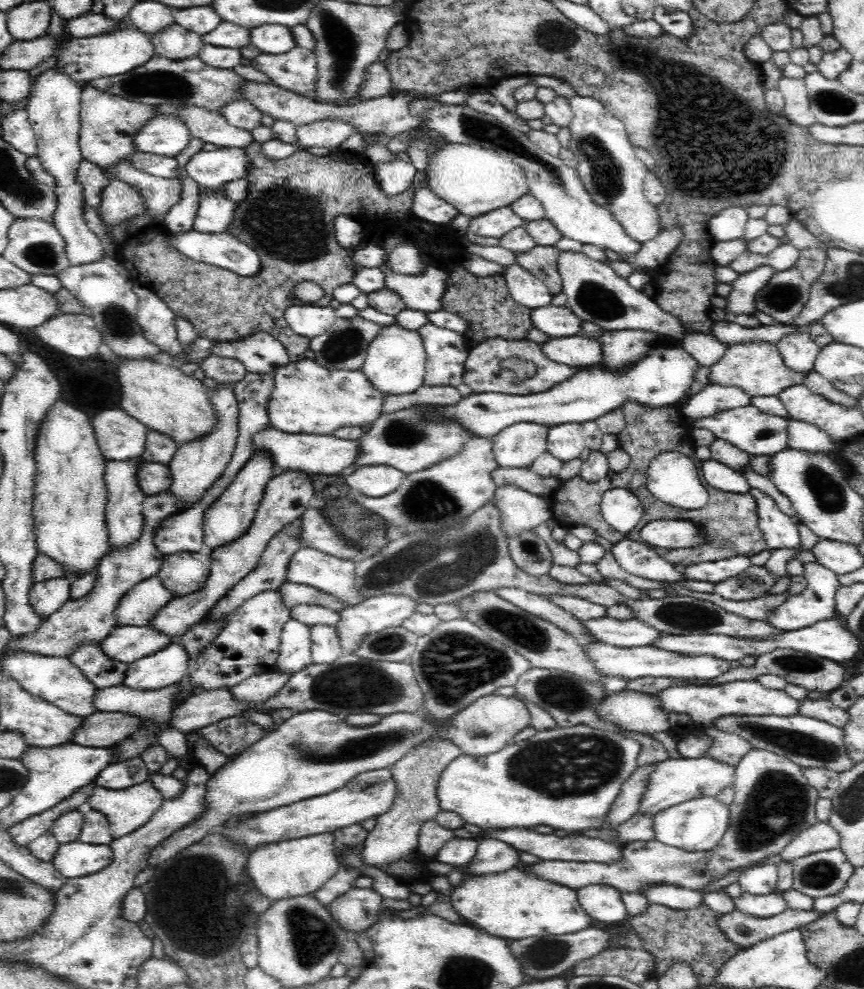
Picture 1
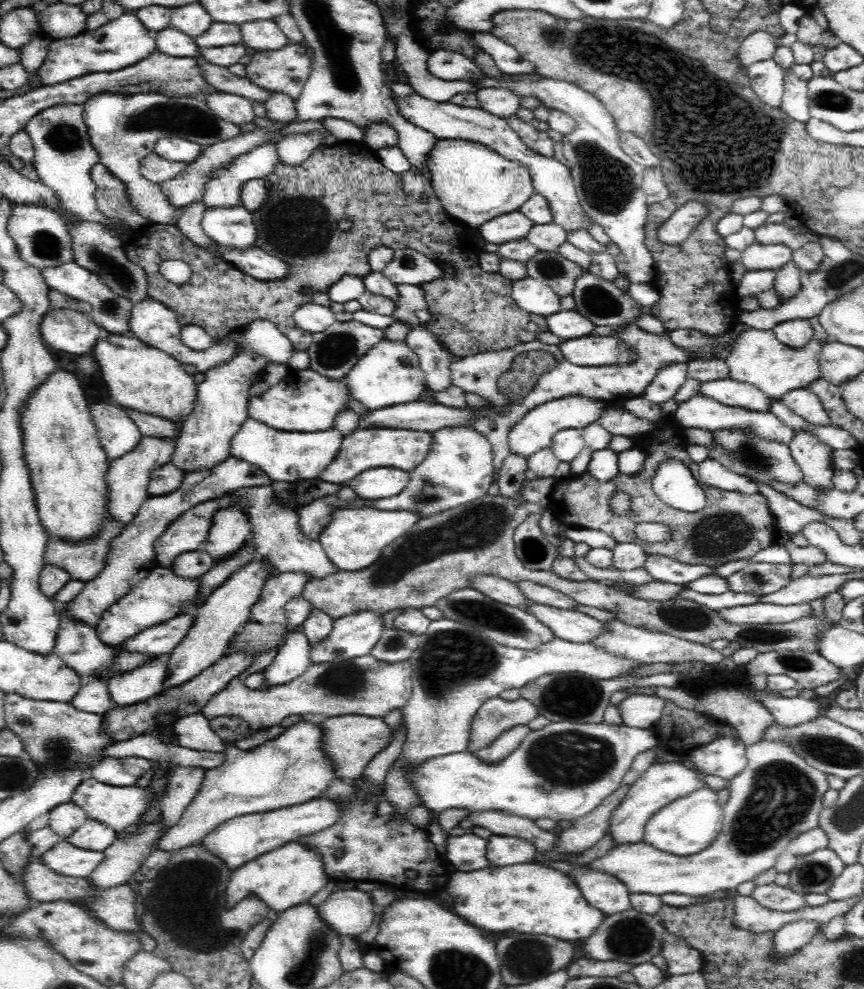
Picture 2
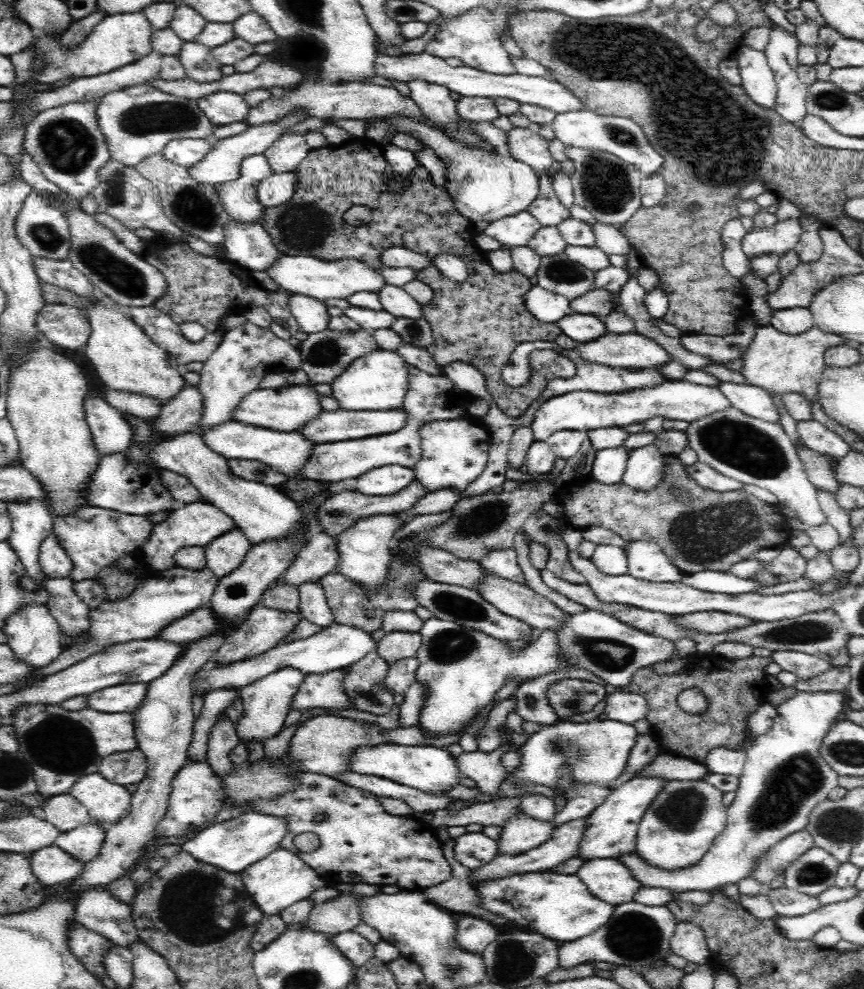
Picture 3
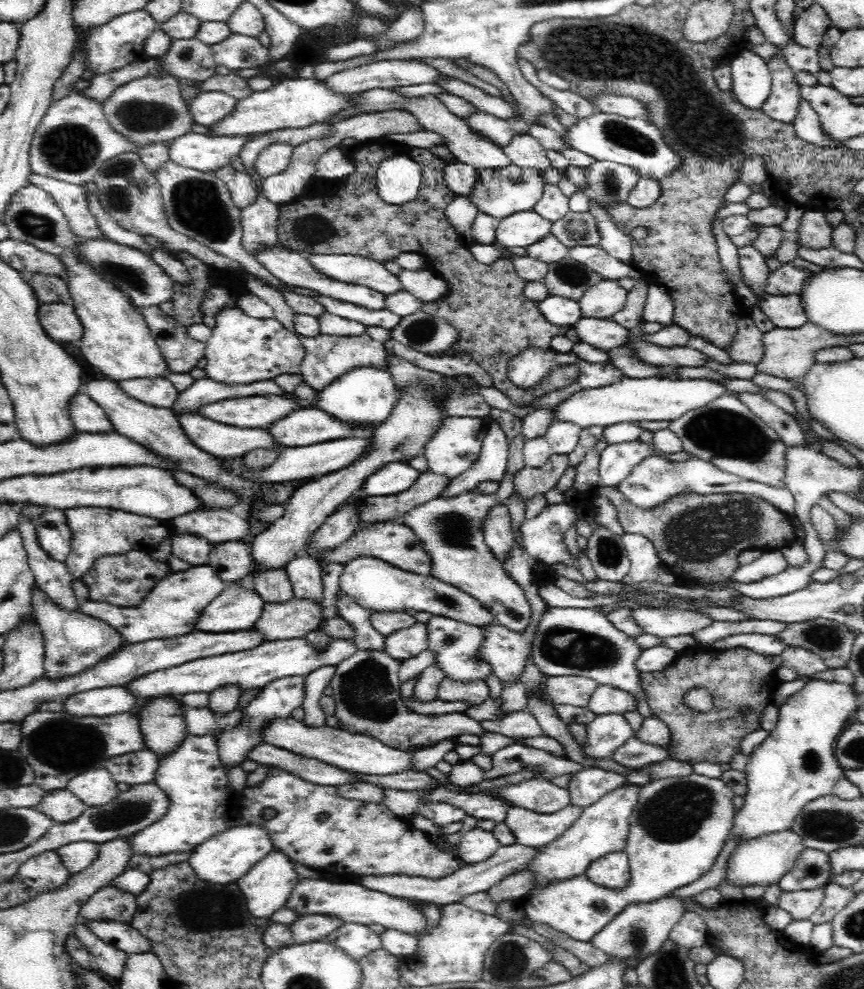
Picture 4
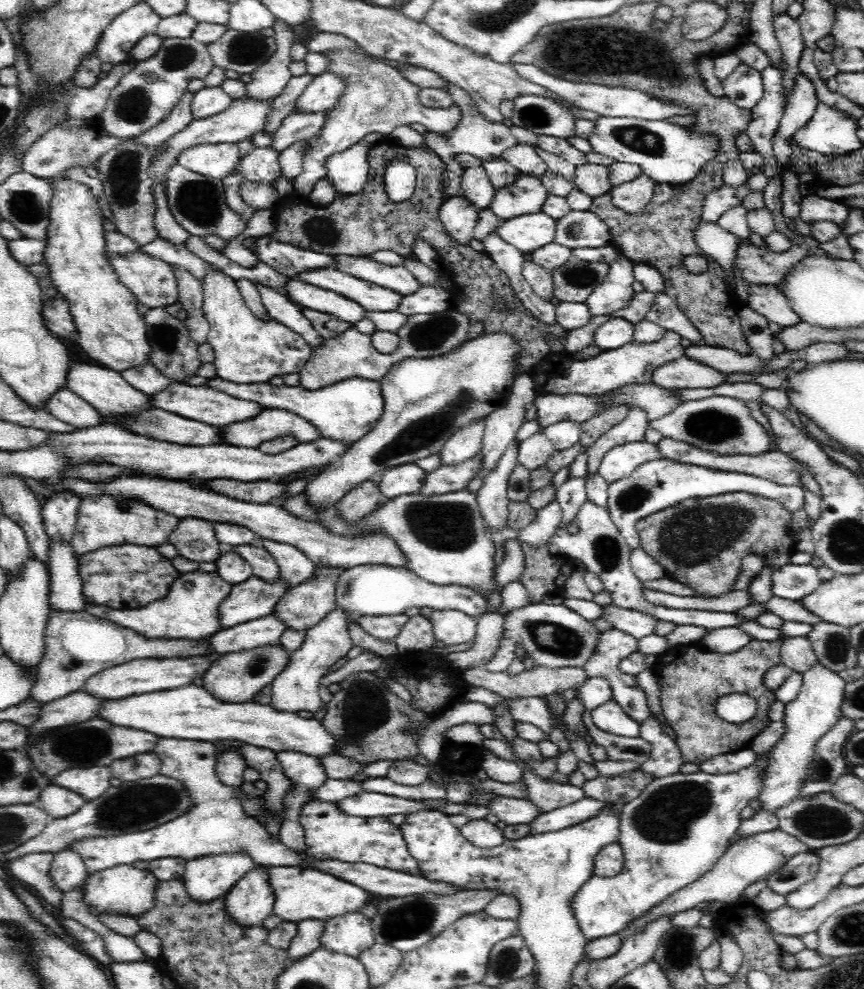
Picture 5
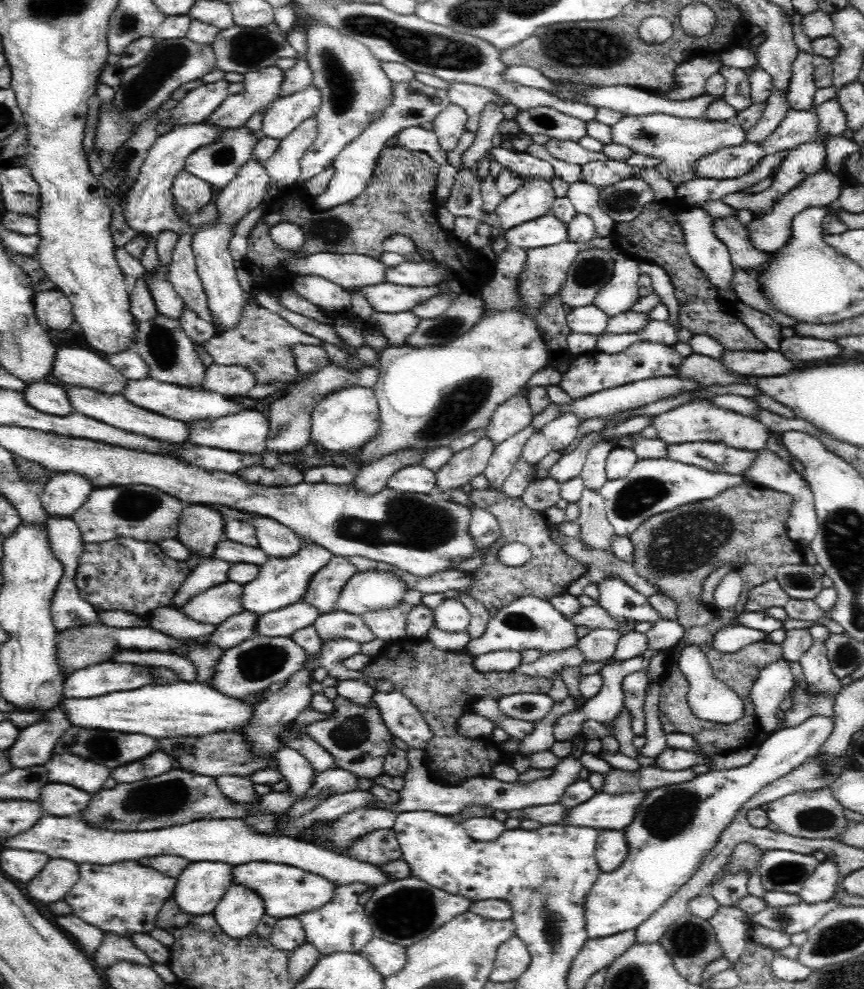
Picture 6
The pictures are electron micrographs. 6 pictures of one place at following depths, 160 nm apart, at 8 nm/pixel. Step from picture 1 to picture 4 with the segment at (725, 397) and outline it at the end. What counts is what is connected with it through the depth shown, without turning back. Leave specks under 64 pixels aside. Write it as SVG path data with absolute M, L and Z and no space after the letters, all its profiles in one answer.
M736 392L735 394L752 414L761 418L778 433L786 446L800 446L806 443L804 431L796 418L784 412L776 403L764 398L762 393Z

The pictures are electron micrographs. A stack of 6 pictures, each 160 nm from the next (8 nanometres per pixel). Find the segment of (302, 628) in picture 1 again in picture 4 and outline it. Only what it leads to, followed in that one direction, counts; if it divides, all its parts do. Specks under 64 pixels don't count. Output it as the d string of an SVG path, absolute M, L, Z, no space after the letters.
M302 675L280 678L276 681L268 682L268 685L260 688L246 706L240 707L240 712L243 714L241 722L237 723L237 726L229 727L221 733L222 736L218 740L217 748L223 767L243 766L247 763L246 754L252 748L264 743L264 738L262 738L264 730L278 719L290 718L292 712L298 706L301 706L304 691L305 677Z

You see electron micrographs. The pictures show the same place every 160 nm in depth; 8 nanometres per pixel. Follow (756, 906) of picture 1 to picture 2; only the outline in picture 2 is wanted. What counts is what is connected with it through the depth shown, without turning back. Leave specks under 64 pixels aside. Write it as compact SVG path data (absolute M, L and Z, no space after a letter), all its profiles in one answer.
M774 883L761 887L754 887L750 897L758 905L771 911L794 912L806 906L806 901L800 893L794 892L789 887L782 888Z

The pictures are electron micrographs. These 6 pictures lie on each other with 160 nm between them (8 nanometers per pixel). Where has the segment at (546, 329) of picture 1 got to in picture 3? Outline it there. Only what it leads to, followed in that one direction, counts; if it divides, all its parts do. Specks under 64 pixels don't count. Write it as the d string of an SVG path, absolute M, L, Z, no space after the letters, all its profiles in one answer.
M571 313L556 322L562 334L574 342L590 342L606 334L606 327L596 315Z

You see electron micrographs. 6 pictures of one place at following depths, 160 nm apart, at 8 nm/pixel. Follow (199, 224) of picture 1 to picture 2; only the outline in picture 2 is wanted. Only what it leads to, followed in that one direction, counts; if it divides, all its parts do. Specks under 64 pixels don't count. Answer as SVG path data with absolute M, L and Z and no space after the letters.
M240 203L228 208L207 208L201 227L212 242L238 250L252 247L257 236L250 211Z

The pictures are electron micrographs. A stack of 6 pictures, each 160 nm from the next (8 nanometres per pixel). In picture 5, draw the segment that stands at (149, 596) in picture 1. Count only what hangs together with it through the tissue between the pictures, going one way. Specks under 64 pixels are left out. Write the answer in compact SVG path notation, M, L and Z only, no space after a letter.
M196 570L194 572L182 573L180 578L174 580L166 592L166 596L159 601L150 602L146 606L138 609L124 609L114 610L104 605L86 604L84 610L92 613L98 618L106 617L108 620L116 623L120 627L128 628L140 636L146 637L148 640L152 639L168 639L168 640L199 640L214 634L218 630L218 604L226 594L230 592L232 585L218 576L217 572L204 572L203 570Z

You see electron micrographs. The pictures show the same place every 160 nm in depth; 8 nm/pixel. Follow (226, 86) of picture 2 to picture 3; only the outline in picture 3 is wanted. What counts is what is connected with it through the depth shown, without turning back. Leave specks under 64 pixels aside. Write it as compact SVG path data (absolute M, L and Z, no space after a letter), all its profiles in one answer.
M186 42L178 57L187 76L195 81L211 83L224 76L221 71L222 65L214 60L210 49L198 42Z

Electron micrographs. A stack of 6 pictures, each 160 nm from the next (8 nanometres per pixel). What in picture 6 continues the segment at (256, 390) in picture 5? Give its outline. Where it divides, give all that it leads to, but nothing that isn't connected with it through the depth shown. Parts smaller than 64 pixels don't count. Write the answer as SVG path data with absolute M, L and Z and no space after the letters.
M350 386L324 396L310 412L311 440L322 444L326 450L340 452L348 448L360 448L370 442L378 432L379 404L374 390L362 386Z

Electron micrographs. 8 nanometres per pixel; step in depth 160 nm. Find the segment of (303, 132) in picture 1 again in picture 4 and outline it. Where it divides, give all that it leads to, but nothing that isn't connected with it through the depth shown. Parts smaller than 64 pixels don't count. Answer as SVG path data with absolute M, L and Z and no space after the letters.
M270 142L255 160L255 167L261 176L267 177L284 172L292 160L295 145L288 142Z

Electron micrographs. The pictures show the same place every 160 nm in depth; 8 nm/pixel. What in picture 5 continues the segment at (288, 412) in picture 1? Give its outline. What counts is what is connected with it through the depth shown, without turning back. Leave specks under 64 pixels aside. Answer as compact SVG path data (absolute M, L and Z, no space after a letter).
M174 383L168 390L159 392L153 397L149 397L152 406L156 409L167 410L183 416L203 422L204 424L225 427L237 422L246 422L250 418L254 418L260 414L265 408L260 406L257 402L240 400L239 398L231 397L222 392L214 392L209 390L206 386L187 386L183 383Z

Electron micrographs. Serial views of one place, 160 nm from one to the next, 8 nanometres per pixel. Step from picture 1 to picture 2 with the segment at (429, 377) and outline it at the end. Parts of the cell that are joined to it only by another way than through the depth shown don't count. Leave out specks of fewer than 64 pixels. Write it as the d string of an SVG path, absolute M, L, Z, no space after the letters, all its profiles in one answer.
M424 324L414 326L406 335L405 341L419 356L427 391L440 392L451 386L450 365L457 358L445 349L441 340L429 328Z

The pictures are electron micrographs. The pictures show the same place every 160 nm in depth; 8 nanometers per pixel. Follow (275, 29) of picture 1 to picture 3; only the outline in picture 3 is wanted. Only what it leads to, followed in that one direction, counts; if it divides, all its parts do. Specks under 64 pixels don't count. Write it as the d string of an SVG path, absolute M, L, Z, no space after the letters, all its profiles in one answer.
M254 11L235 20L233 27L235 36L252 44L253 47L262 43L275 43L279 39L266 19Z

